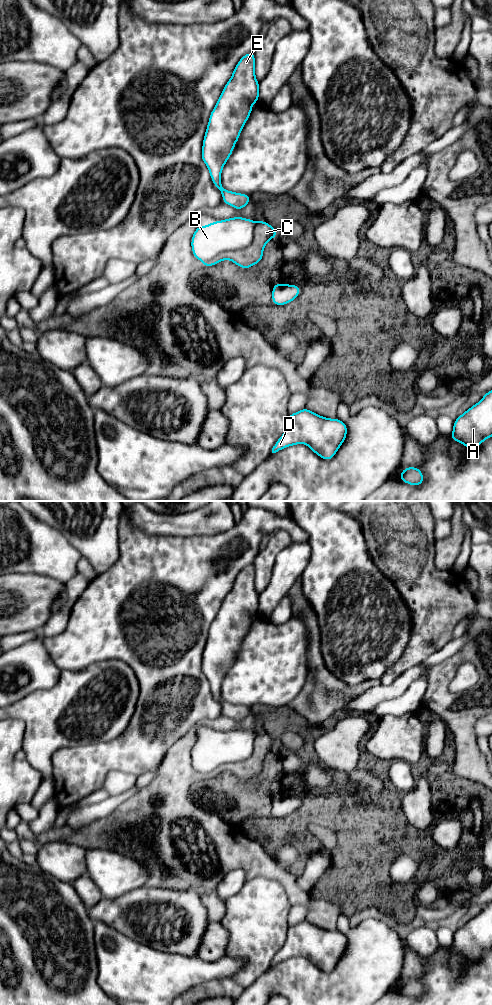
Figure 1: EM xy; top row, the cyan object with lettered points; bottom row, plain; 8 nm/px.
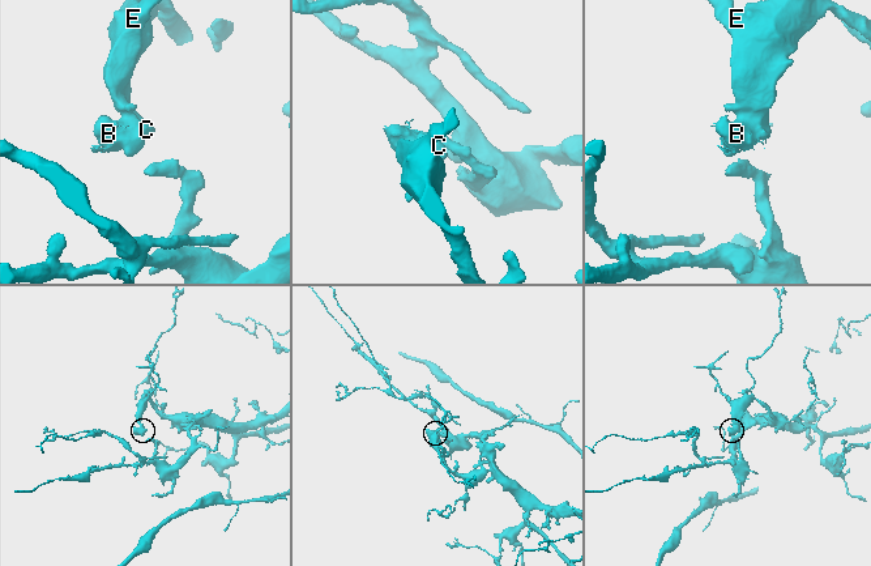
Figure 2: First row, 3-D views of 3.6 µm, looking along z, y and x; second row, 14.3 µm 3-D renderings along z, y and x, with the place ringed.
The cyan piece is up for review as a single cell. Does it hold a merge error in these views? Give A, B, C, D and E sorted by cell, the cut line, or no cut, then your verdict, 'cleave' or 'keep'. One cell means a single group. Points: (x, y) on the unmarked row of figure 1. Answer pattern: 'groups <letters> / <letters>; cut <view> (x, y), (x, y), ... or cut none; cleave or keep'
groups A B D E / C; cut xy (256, 734), (252, 753), (241, 761), (202, 772), (193, 765); cleave

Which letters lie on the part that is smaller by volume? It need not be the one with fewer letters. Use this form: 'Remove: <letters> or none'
Remove: C

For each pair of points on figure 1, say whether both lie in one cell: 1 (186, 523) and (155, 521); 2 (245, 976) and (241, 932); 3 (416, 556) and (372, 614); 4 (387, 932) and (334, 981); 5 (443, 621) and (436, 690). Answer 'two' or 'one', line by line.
1: one
2: one
3: two
4: one
5: two

